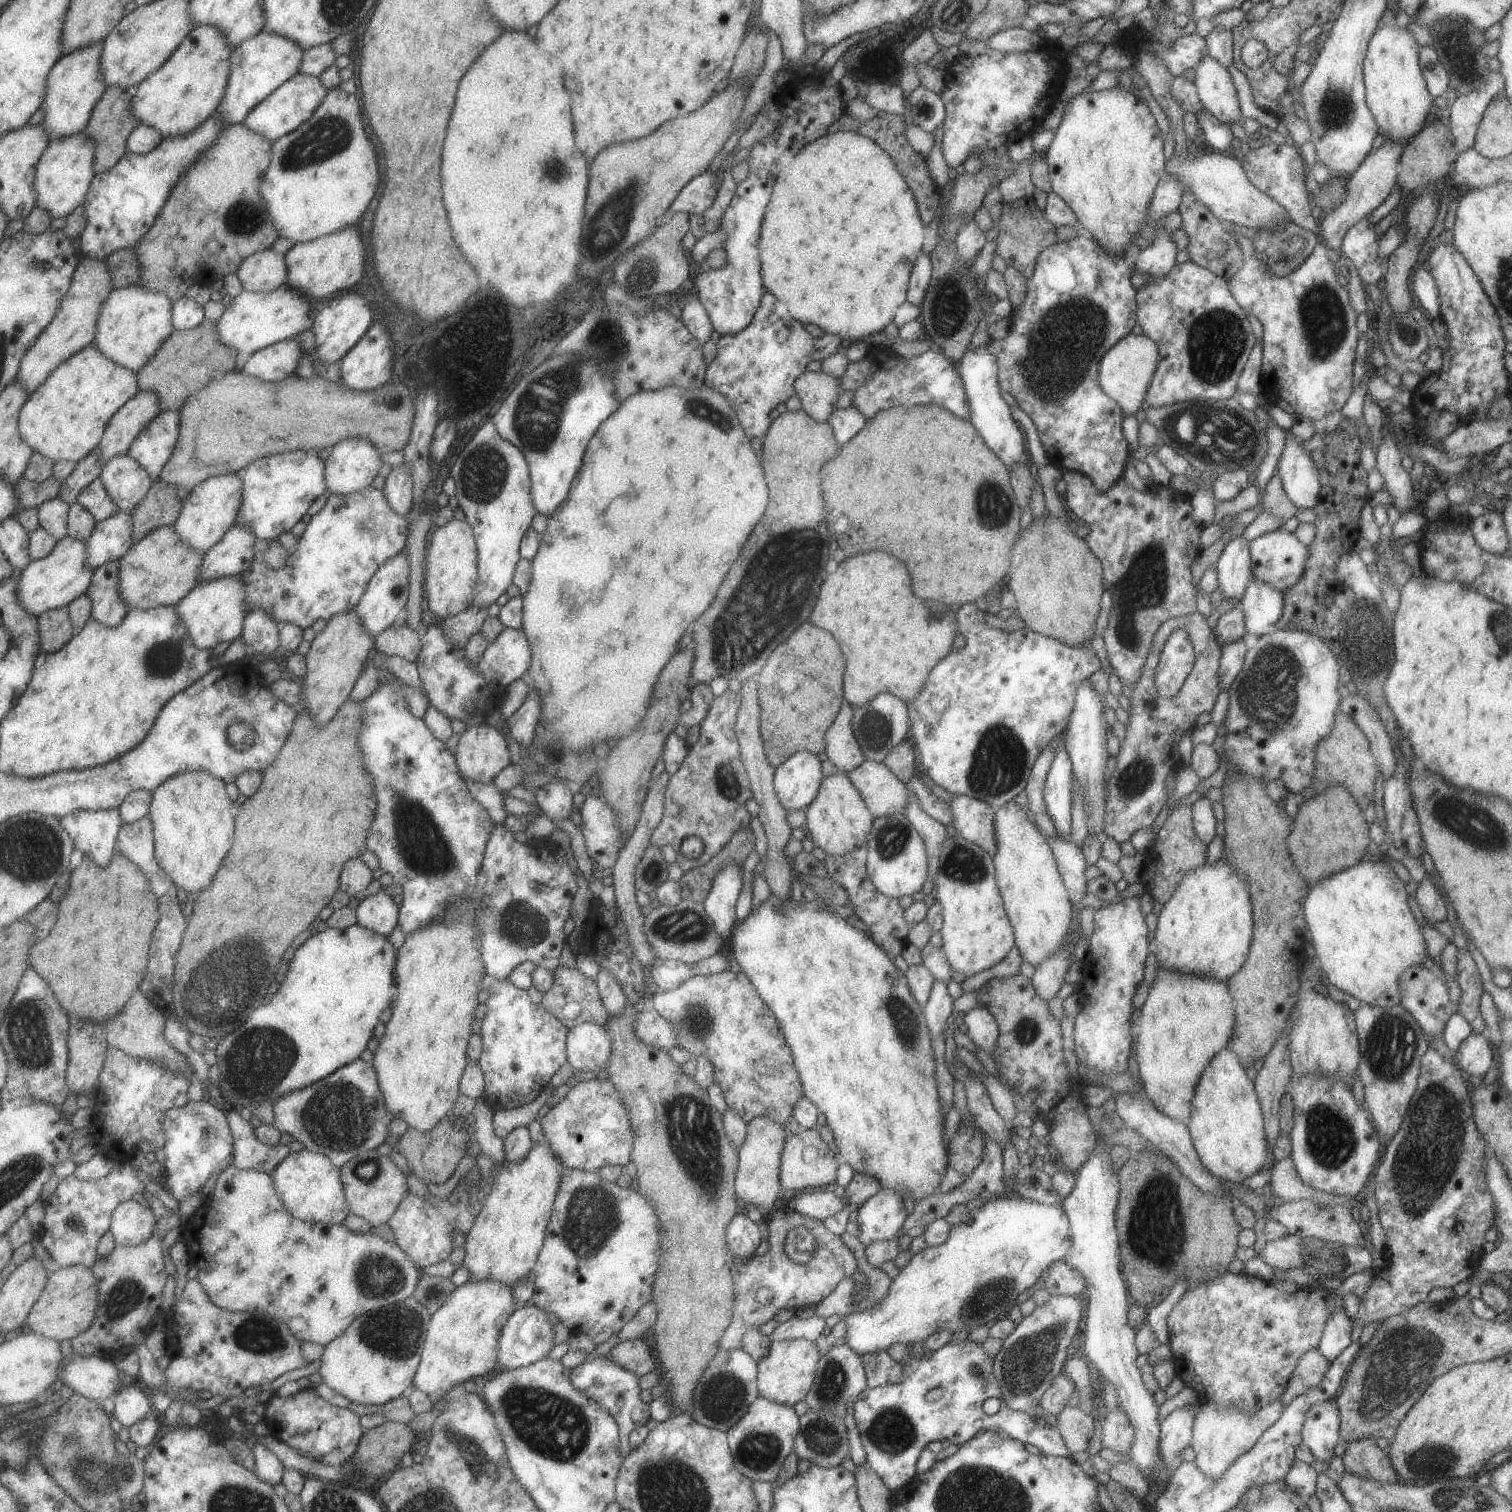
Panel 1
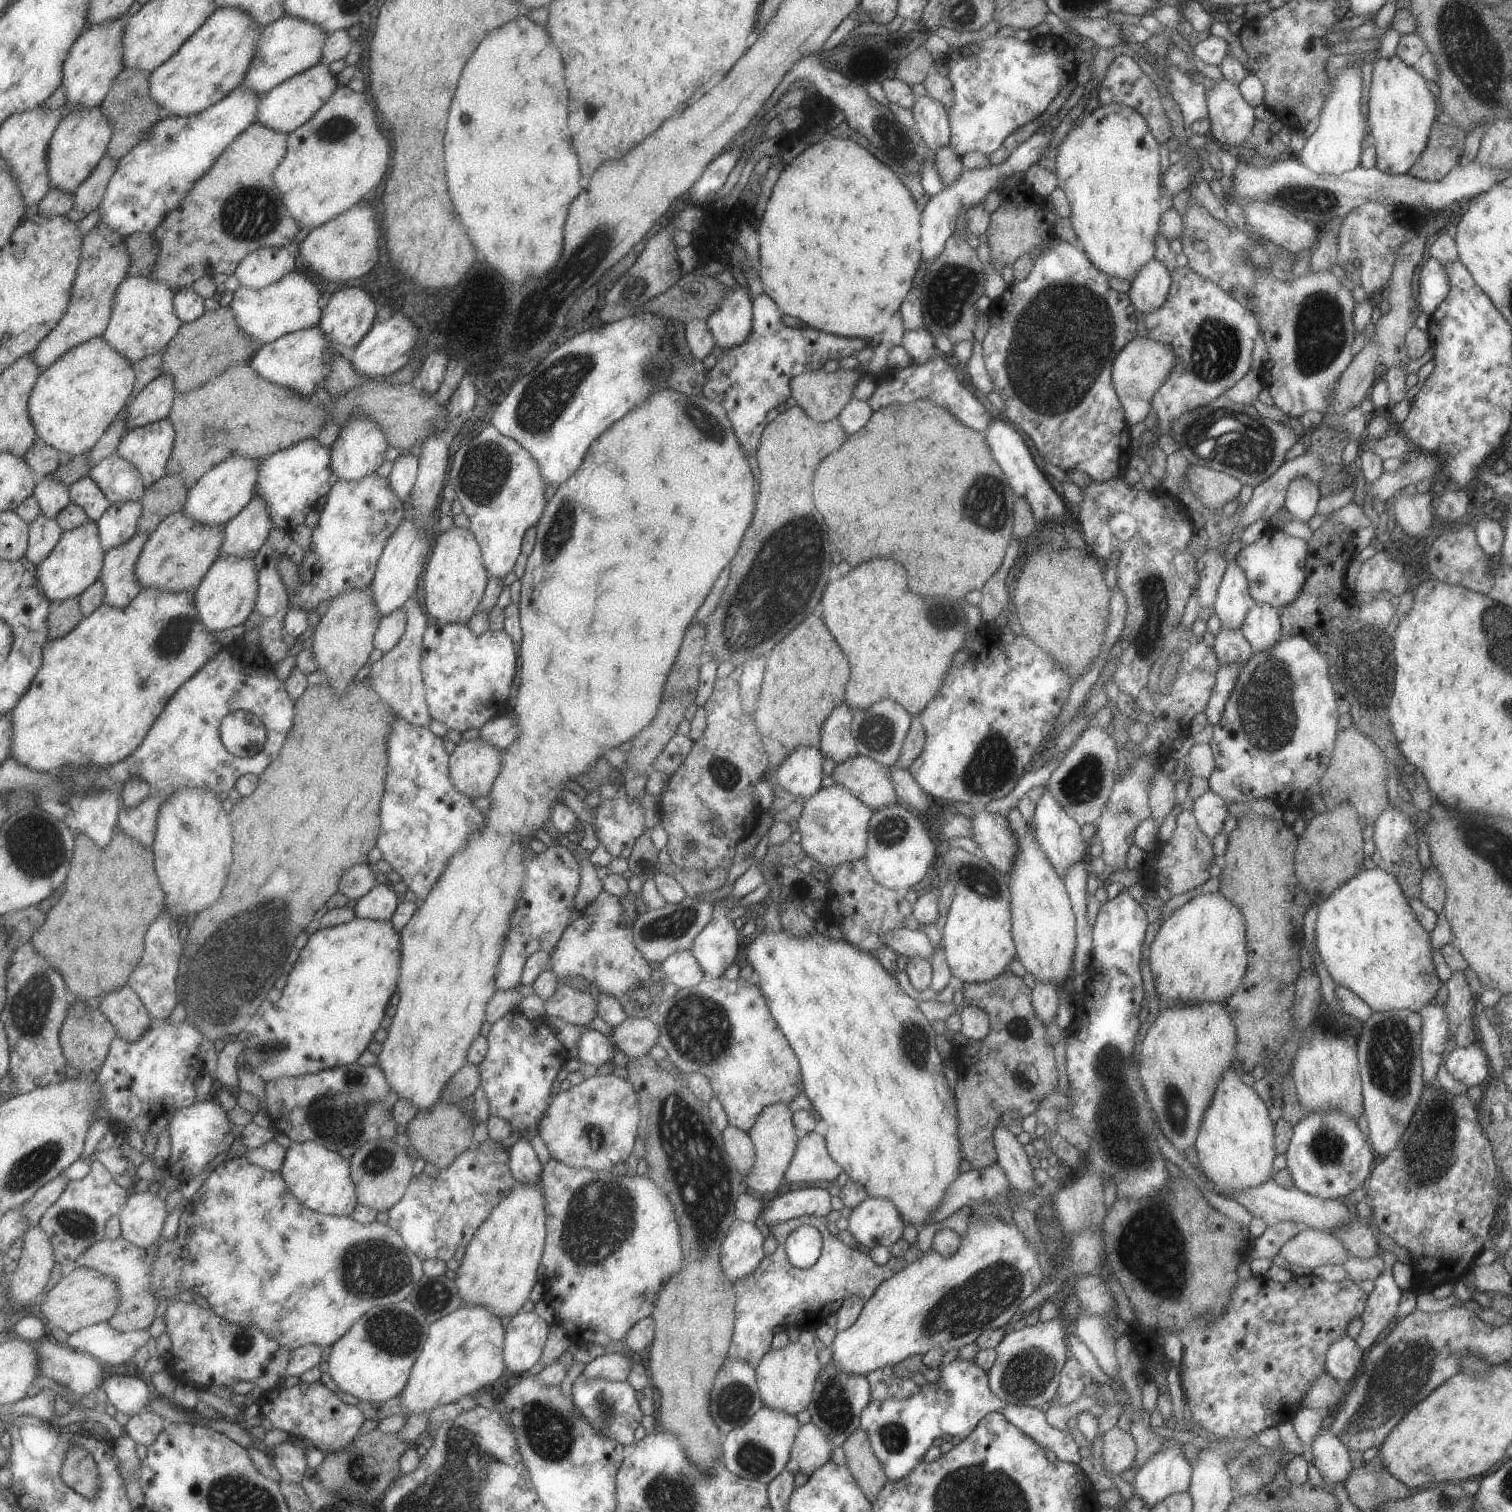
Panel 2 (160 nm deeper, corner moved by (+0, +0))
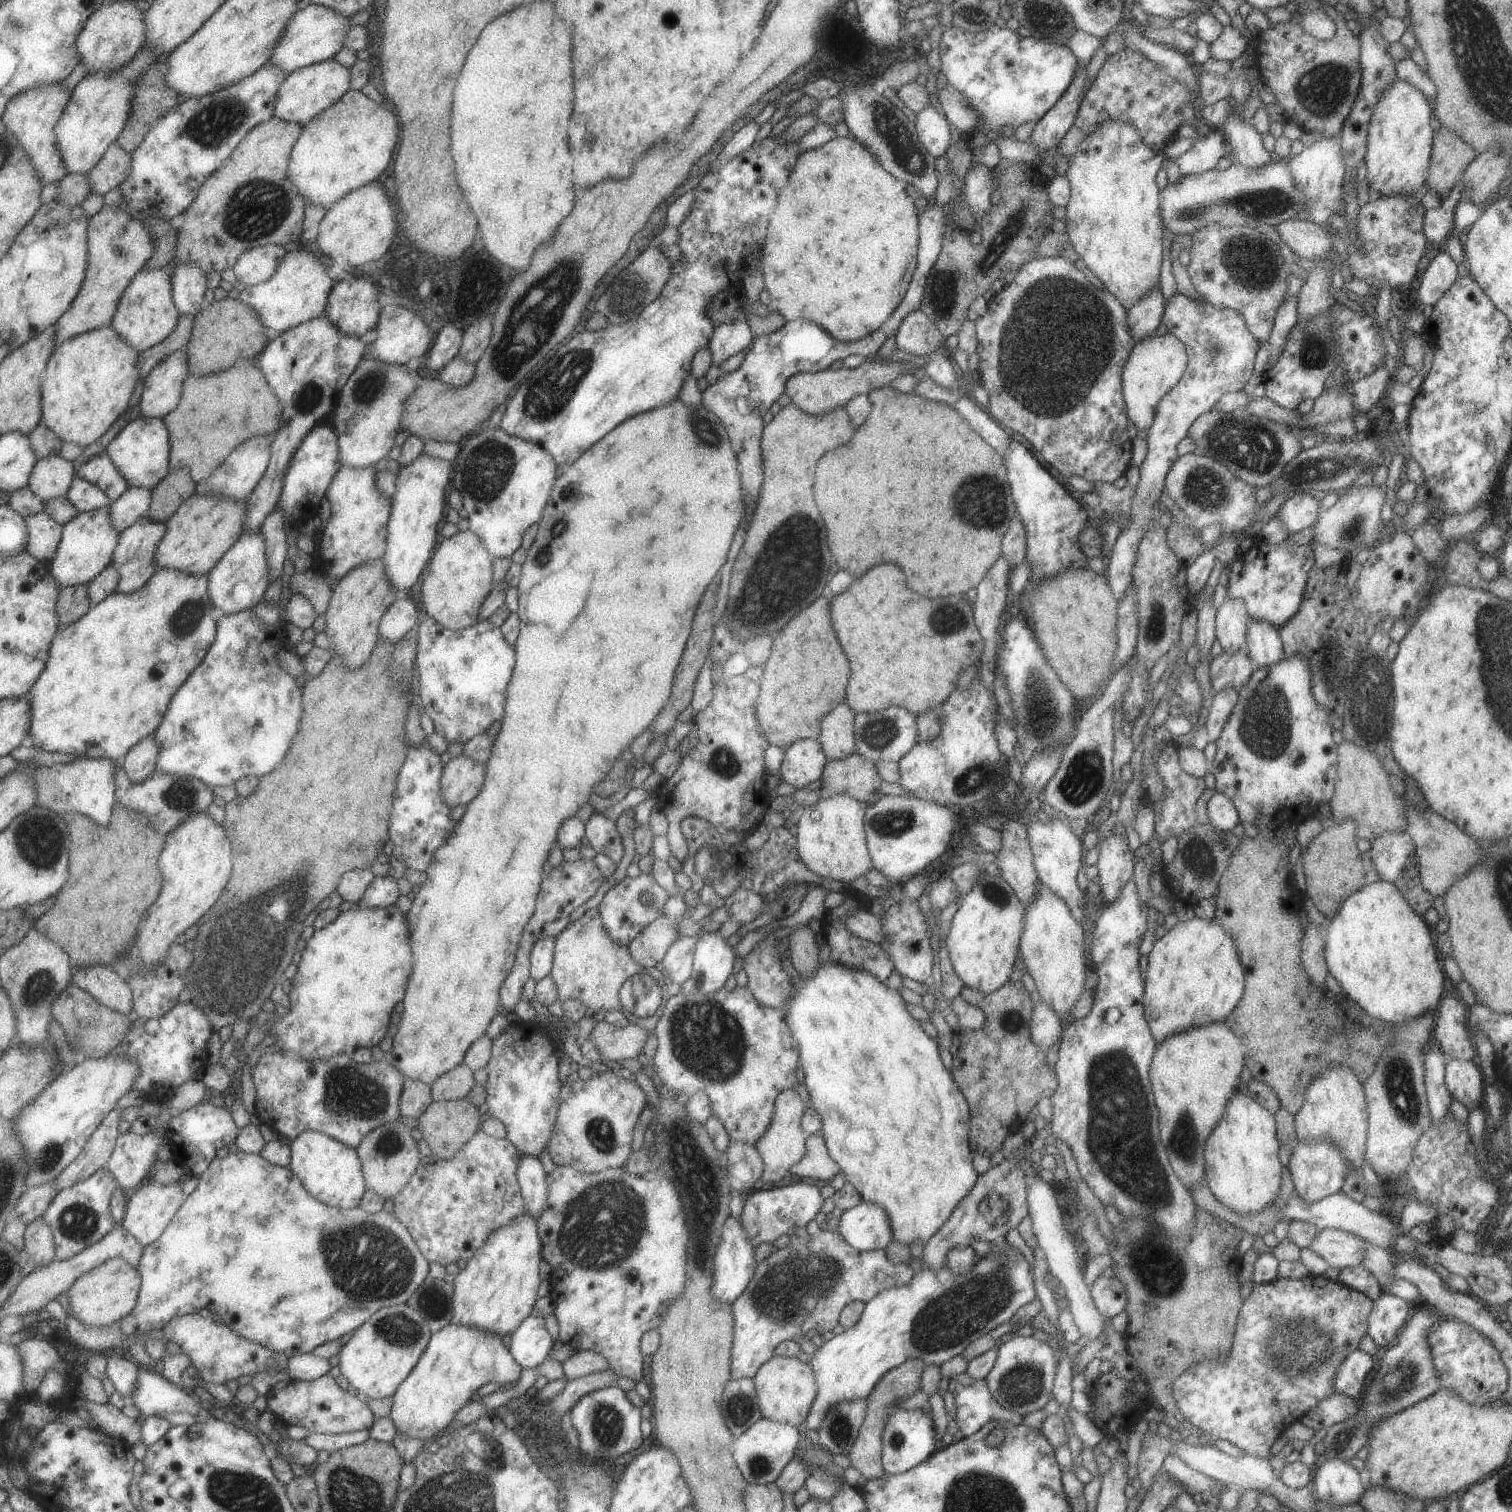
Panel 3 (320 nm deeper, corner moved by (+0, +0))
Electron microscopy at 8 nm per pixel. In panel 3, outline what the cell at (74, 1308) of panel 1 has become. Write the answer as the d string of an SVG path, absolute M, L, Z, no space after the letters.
M123 1257L112 1258L96 1269L85 1273L70 1288L67 1292L70 1301L69 1314L81 1319L85 1325L108 1327L136 1309L141 1287L140 1270Z

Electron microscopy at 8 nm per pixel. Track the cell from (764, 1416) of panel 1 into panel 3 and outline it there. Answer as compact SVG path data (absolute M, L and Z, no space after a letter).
M761 1418L743 1434L734 1437L731 1454L747 1484L766 1485L773 1483L783 1467L795 1456L799 1438L799 1428Z

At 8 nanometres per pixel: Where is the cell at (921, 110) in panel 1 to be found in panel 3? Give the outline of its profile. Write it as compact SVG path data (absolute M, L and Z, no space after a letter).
M929 104L916 114L914 127L921 146L932 156L944 155L956 134L936 104Z

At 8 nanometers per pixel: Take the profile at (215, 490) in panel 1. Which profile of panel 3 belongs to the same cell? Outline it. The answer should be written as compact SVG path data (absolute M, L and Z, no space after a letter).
M255 435L245 442L240 442L237 448L232 450L225 460L213 470L204 483L196 485L195 492L221 493L222 497L229 497L234 501L245 500L267 468L271 443L272 439L267 435Z

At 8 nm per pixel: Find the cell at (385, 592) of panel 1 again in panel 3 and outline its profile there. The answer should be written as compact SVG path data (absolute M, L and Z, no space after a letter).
M421 453L412 461L400 465L396 472L395 494L390 498L390 515L386 524L386 547L382 556L386 577L397 591L411 587L423 565L432 555L437 542L437 524L448 508L447 495L451 487L452 465L448 460Z

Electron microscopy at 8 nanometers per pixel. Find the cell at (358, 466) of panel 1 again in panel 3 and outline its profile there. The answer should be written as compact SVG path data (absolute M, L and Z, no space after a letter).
M363 356L339 391L333 408L332 426L337 435L341 465L364 467L386 458L393 438L400 430L399 419L404 402L413 394L419 379L416 371L405 365L392 365Z

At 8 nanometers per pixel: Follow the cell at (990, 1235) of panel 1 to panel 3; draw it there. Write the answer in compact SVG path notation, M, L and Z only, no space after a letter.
M1000 1241L992 1244L991 1250L994 1254L988 1258L980 1258L967 1276L957 1276L946 1266L935 1270L926 1266L919 1274L912 1275L907 1284L879 1291L869 1302L864 1303L863 1312L855 1326L844 1329L817 1348L809 1362L816 1382L816 1395L803 1422L810 1435L819 1430L830 1408L843 1401L865 1399L879 1377L904 1360L919 1359L926 1366L939 1367L945 1360L960 1354L971 1341L987 1335L998 1324L1009 1321L1020 1306L1037 1298L1033 1289L1032 1272L1029 1274L1029 1266L1023 1255L1015 1248L1007 1248Z

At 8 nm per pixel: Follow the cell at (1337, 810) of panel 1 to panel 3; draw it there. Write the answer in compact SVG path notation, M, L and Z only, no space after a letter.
M1345 819L1323 829L1304 850L1304 895L1310 898L1315 908L1324 916L1326 923L1337 914L1341 903L1365 884L1365 870L1355 845L1357 839L1356 822Z

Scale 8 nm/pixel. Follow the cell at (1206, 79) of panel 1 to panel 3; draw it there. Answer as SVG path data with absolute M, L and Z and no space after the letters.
M1239 109L1232 110L1232 115L1217 130L1225 137L1226 150L1233 165L1253 170L1266 167L1275 160L1272 153L1261 145L1261 135L1255 131L1251 122L1244 122L1238 116Z

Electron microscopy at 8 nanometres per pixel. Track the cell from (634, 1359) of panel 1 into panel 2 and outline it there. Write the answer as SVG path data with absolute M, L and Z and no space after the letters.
M605 1353L584 1364L579 1376L583 1381L596 1378L606 1381L625 1381L631 1366L629 1357L621 1353Z

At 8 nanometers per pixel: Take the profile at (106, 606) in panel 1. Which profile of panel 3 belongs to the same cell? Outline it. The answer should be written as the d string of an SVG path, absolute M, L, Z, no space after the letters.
M141 517L135 524L132 524L120 534L120 541L113 562L113 565L117 565L122 576L119 591L132 593L148 584L153 573L157 570L156 548L166 530L166 523L154 521L151 517Z

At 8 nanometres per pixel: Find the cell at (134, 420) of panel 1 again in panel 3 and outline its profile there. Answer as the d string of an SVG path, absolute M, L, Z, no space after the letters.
M185 346L171 352L153 366L145 380L140 400L142 414L163 418L180 404L183 384L189 375L189 354Z

